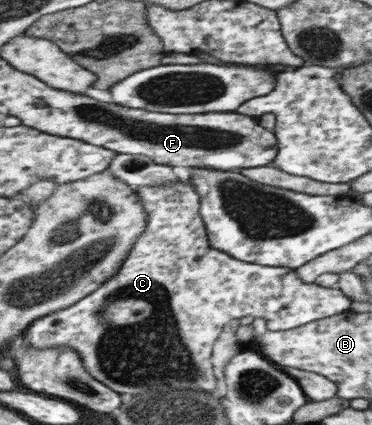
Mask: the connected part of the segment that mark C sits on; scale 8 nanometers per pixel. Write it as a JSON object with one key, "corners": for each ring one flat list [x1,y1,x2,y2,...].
{"corners":[[193,180,139,187,141,201,149,213,149,226,133,246,133,252,123,264,121,272,71,309,38,319,28,328,25,341,37,349,75,349,81,353,87,371,119,393,139,395,145,389,159,387,161,391,197,389,211,395,217,391,211,349,224,324,243,317,261,317,271,330,287,331,349,310,352,299,338,287,328,288,315,282,303,282,294,269,239,261,211,246,207,229,201,221,201,197]]}

